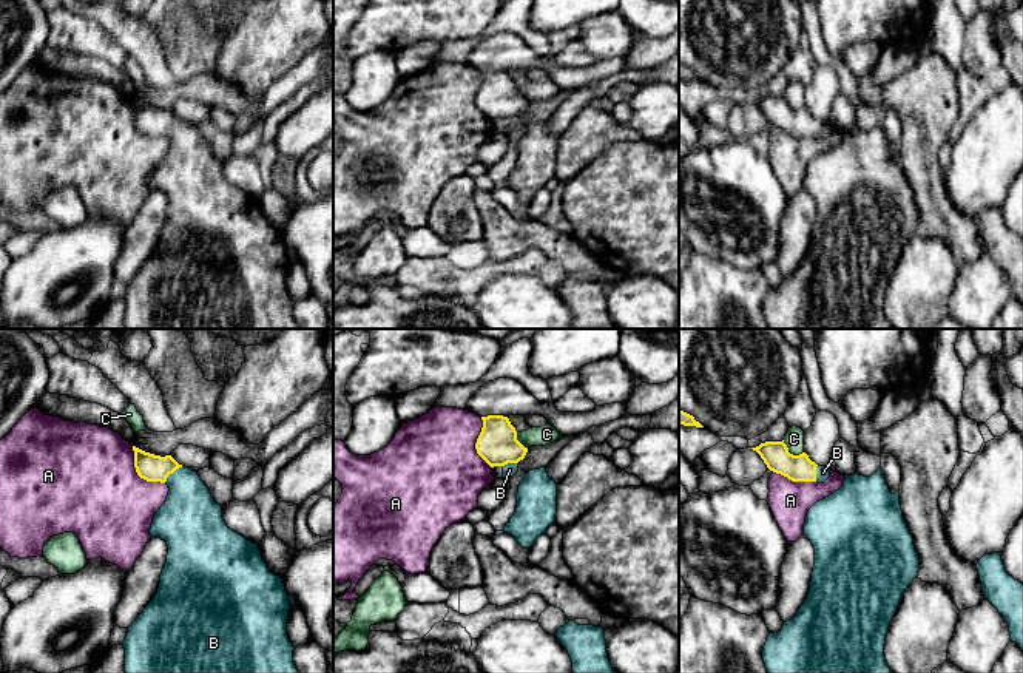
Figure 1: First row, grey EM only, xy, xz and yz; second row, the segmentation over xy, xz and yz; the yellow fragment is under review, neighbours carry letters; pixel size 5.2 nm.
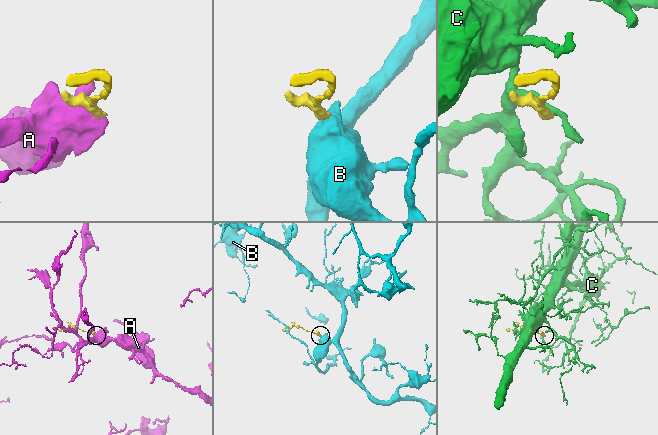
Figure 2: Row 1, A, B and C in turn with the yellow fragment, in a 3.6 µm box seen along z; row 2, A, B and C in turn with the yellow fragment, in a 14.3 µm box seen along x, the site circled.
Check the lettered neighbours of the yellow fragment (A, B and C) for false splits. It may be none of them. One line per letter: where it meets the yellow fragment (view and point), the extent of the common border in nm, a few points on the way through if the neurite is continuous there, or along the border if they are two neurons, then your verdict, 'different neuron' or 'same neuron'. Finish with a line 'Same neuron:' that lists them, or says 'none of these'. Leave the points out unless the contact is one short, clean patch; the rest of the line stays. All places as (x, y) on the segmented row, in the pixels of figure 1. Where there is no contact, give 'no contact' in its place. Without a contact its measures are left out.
A: xy (138, 474) | 260 nm | different neuron
B: xy (172, 473) | 130 nm | across xy (153, 468), (172, 473), (187, 490), (189, 517) | same neuron
C: yz (789, 453) | 130 nm | along yz (783, 440), (790, 453), (803, 453) | different neuron
Same neuron: B

